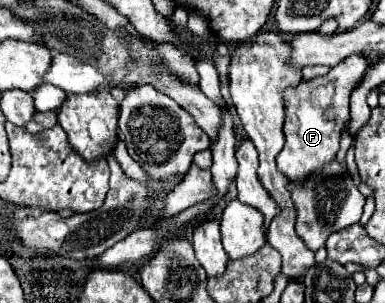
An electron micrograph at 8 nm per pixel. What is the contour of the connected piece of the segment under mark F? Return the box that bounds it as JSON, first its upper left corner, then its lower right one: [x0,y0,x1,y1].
[278,54,368,184]

